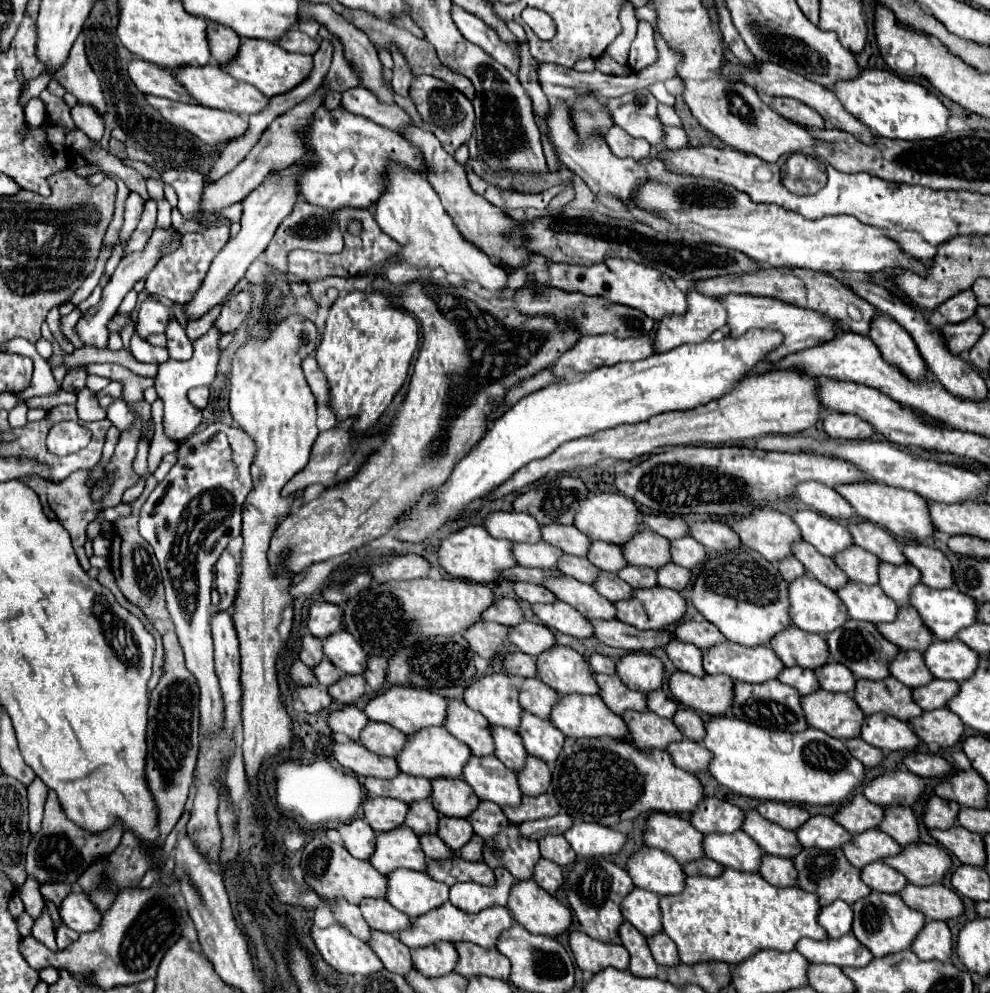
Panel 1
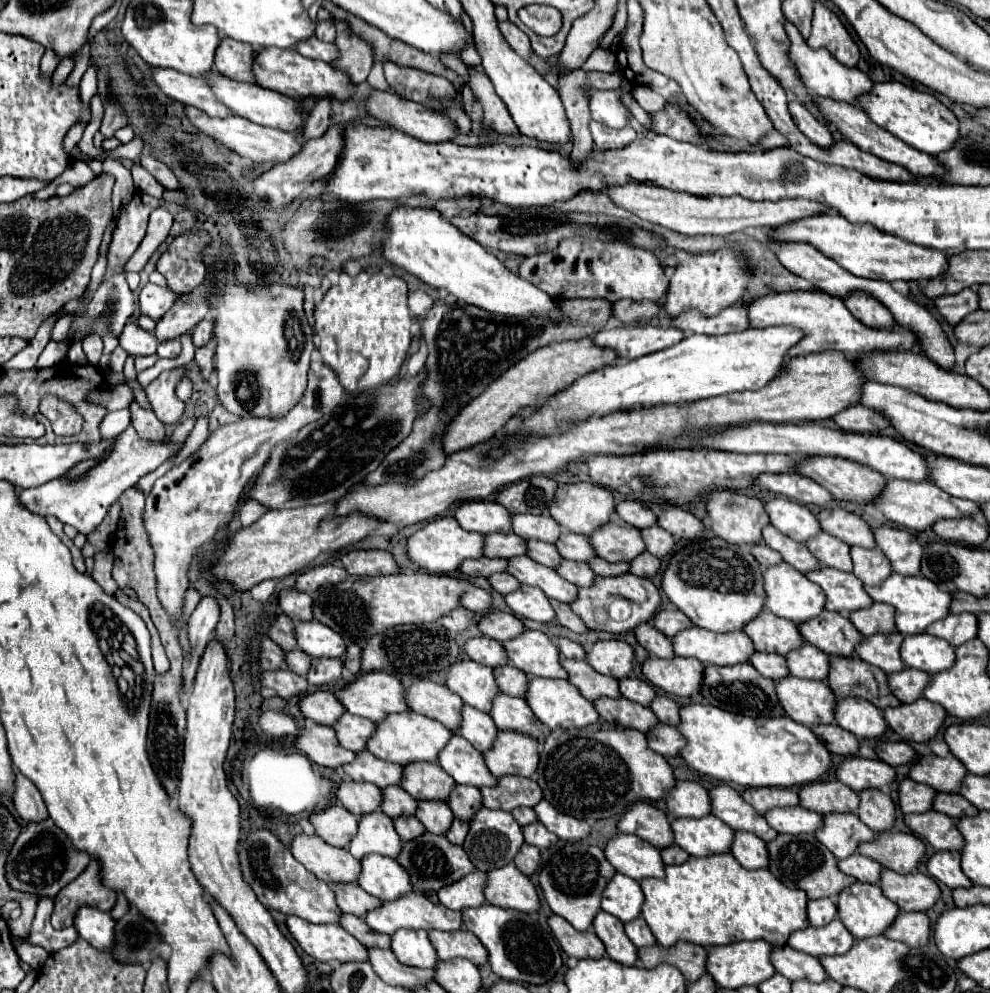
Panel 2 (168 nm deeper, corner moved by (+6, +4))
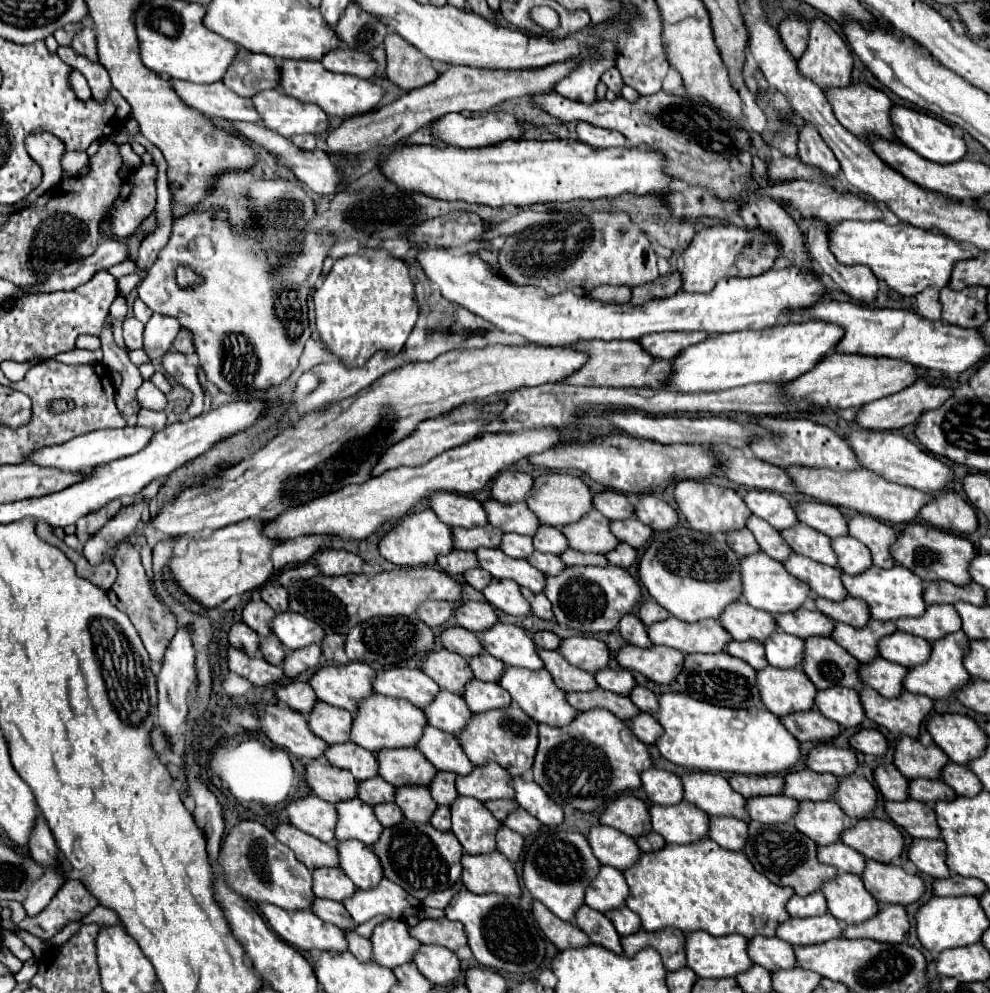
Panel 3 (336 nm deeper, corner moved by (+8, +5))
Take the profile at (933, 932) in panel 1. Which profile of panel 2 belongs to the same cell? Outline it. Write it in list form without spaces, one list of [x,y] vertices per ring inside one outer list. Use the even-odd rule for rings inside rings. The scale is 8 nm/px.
[[[900,911],[884,935],[894,941],[902,941],[910,947],[924,947],[930,939],[930,921],[922,911]]]

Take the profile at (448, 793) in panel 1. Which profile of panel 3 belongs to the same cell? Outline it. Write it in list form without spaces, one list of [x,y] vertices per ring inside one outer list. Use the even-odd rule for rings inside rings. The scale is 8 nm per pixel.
[[[412,748],[412,750],[388,750],[388,752],[376,752],[380,760],[380,776],[386,778],[386,782],[394,784],[396,788],[400,786],[430,786],[432,776],[438,774],[434,764],[426,760],[426,756]]]

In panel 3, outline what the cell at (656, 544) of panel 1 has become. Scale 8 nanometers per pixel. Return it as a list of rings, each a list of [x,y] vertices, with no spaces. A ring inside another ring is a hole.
[[[592,510],[576,524],[568,524],[562,532],[568,536],[570,548],[586,554],[608,554],[616,550],[616,544],[620,544],[610,530],[610,520],[598,510]]]

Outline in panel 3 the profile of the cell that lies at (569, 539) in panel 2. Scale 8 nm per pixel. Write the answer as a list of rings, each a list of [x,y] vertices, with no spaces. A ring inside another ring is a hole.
[[[540,526],[540,532],[536,532],[536,536],[532,538],[536,544],[538,552],[548,552],[548,554],[562,554],[566,552],[568,546],[568,538],[562,534],[560,528],[554,526]]]

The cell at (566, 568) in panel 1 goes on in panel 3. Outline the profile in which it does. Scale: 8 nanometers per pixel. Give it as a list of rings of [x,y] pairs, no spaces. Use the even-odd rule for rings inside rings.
[[[506,534],[502,544],[500,544],[500,550],[506,552],[508,556],[512,558],[528,558],[534,554],[534,544],[532,544],[532,538],[530,536],[522,536],[522,534]]]

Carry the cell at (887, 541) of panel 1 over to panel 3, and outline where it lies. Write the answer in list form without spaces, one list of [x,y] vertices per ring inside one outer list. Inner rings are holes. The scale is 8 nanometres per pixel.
[[[800,502],[796,506],[798,520],[830,538],[850,536],[848,520],[840,512],[840,508],[824,502]]]

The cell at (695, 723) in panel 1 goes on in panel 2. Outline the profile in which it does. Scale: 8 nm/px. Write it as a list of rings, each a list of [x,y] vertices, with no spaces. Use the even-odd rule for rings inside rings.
[[[656,695],[654,701],[650,703],[650,709],[654,711],[654,715],[658,717],[660,723],[666,723],[666,725],[678,725],[678,705],[670,699],[670,697],[664,697],[664,695]]]

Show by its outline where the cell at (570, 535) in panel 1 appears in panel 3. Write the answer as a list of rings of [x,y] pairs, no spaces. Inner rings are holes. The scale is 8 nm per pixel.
[[[490,500],[484,502],[484,508],[488,512],[490,524],[500,528],[502,532],[536,536],[542,524],[526,504],[500,504],[496,500]]]

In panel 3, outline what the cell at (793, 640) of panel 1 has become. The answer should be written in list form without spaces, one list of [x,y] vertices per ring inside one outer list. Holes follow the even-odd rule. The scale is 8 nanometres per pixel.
[[[742,600],[738,604],[730,604],[724,610],[724,616],[720,616],[720,622],[738,642],[766,642],[778,632],[778,624],[770,612],[760,612]]]

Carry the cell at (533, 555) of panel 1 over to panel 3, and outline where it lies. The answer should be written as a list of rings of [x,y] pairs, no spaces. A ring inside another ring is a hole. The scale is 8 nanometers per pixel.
[[[490,524],[480,528],[454,528],[454,540],[458,550],[476,552],[478,548],[500,548],[504,532]]]

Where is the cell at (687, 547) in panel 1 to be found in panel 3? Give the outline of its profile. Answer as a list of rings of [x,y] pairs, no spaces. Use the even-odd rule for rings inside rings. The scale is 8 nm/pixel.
[[[632,518],[632,520],[618,520],[618,522],[612,522],[612,534],[616,534],[618,540],[630,544],[632,548],[636,550],[642,550],[646,548],[654,536],[654,530],[644,526],[644,522],[640,522],[638,518]]]

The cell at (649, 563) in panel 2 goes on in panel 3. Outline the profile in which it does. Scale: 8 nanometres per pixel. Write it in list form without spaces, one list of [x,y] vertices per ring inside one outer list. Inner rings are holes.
[[[622,542],[622,544],[618,544],[616,552],[608,552],[606,556],[608,556],[610,564],[620,566],[620,568],[630,568],[630,566],[638,560],[638,552],[636,552],[632,546],[624,544],[624,542]]]

